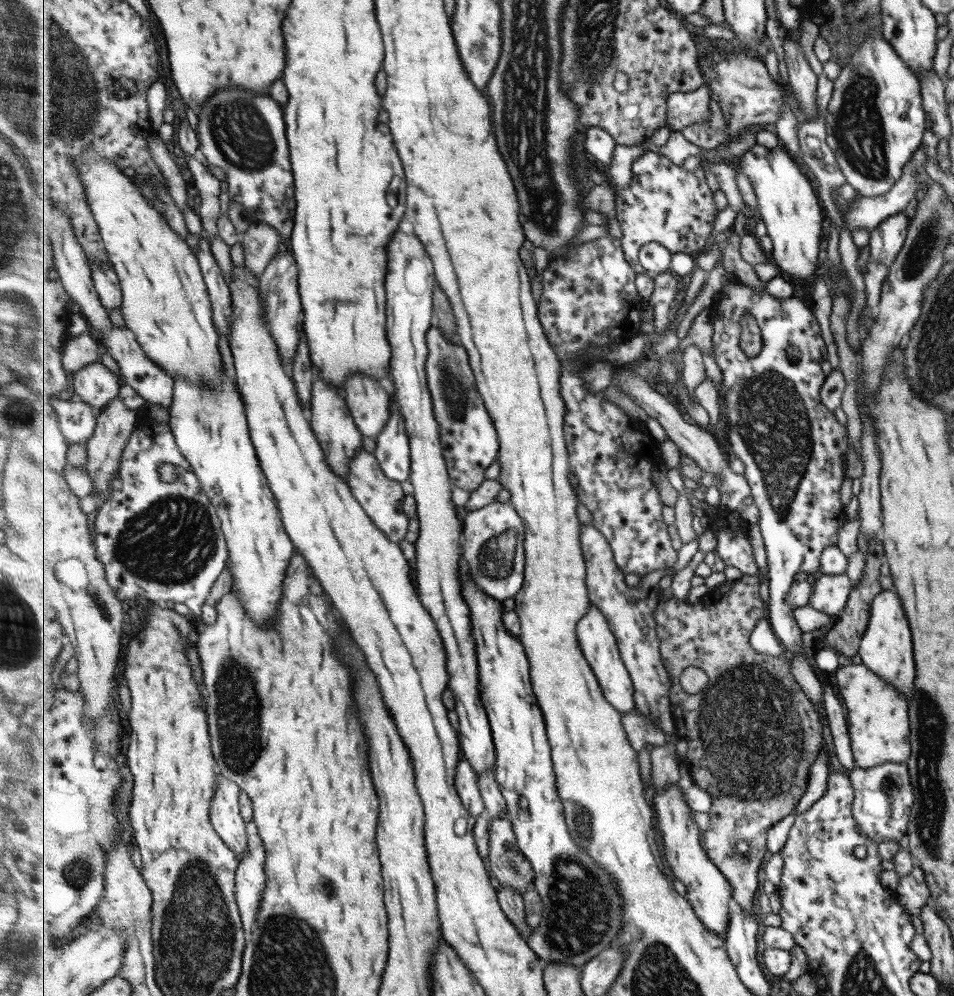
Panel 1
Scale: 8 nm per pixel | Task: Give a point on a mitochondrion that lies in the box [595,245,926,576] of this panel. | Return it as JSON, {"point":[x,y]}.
{"point":[773,421]}

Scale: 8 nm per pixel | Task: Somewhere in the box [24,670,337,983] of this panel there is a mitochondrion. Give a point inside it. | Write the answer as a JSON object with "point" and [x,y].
{"point":[77,872]}

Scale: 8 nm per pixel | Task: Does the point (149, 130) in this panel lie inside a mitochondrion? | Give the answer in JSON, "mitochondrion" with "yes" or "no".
{"mitochondrion":"no"}

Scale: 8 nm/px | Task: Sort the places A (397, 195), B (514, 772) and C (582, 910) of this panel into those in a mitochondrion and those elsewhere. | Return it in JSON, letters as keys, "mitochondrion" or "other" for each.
{"A":"other","B":"other","C":"mitochondrion"}

